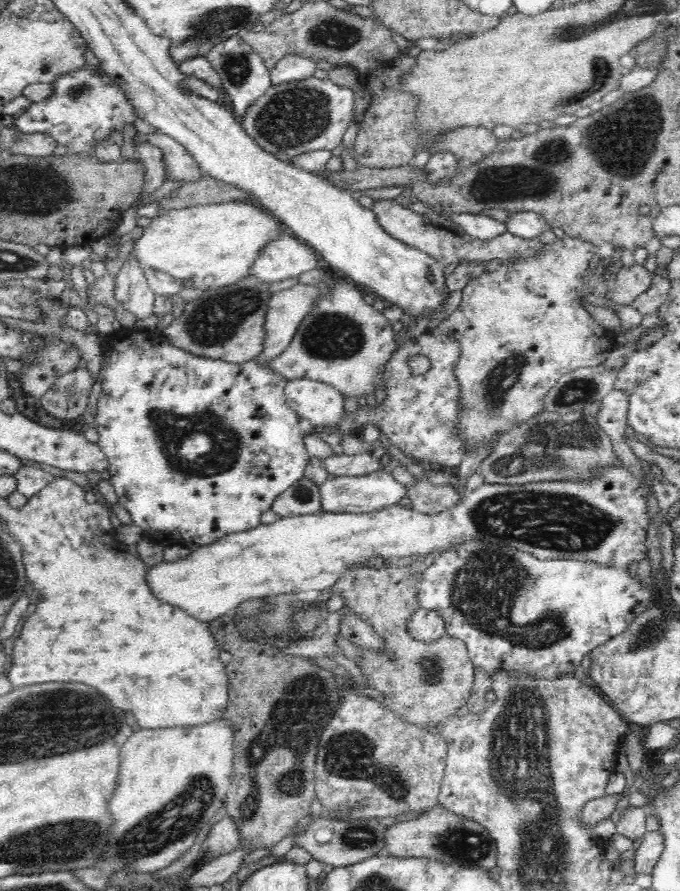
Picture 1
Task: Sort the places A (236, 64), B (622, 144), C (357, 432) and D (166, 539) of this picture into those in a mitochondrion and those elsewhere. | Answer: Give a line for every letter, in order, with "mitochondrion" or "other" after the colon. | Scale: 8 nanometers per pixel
A: mitochondrion
B: mitochondrion
C: other
D: other

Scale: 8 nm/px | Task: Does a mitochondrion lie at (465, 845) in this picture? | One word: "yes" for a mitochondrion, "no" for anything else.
yes

